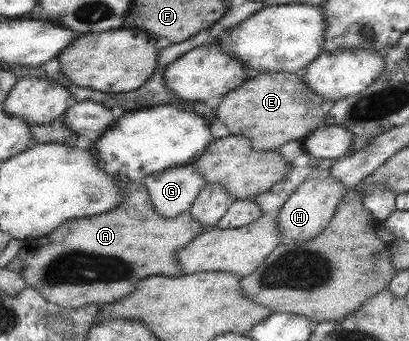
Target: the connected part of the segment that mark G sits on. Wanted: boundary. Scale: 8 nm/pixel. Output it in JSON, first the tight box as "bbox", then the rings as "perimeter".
{"bbox":[139,165,205,219],"perimeter":[[[187,165],[143,176],[139,182],[146,186],[153,211],[167,219],[189,212],[205,180]]]}

